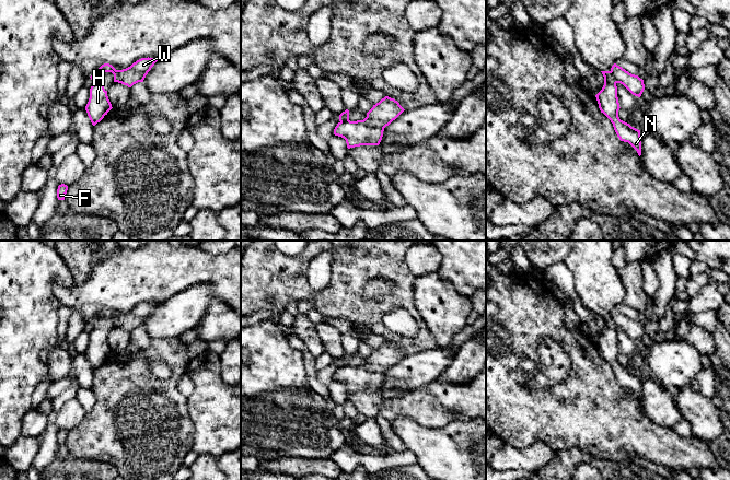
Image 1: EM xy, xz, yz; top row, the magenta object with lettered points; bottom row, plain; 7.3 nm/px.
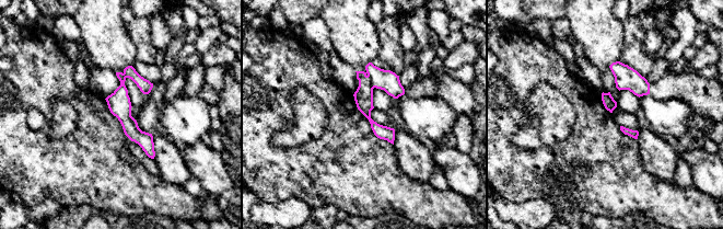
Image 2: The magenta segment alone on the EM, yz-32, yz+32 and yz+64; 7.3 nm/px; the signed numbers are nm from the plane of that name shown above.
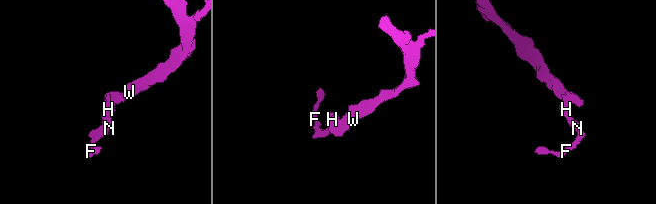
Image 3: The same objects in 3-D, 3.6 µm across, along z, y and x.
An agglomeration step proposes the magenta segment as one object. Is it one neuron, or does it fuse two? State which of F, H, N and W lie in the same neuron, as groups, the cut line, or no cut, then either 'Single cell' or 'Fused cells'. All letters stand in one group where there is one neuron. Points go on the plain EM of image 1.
Groups: F H N / W. Split along yz (610, 316), (616, 327). Fused cells

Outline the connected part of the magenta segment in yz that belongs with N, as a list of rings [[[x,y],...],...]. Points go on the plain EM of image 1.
[[[601,316],[604,330],[595,340],[599,353],[613,368],[614,375],[621,386],[628,387],[641,400],[640,375],[631,372],[618,362],[619,348],[617,342],[616,325],[611,316]]]

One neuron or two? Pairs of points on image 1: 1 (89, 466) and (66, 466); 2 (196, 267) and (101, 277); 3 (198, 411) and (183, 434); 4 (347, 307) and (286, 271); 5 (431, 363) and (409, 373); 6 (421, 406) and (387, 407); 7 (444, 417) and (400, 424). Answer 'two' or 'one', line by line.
1: one
2: one
3: two
4: one
5: one
6: one
7: two

